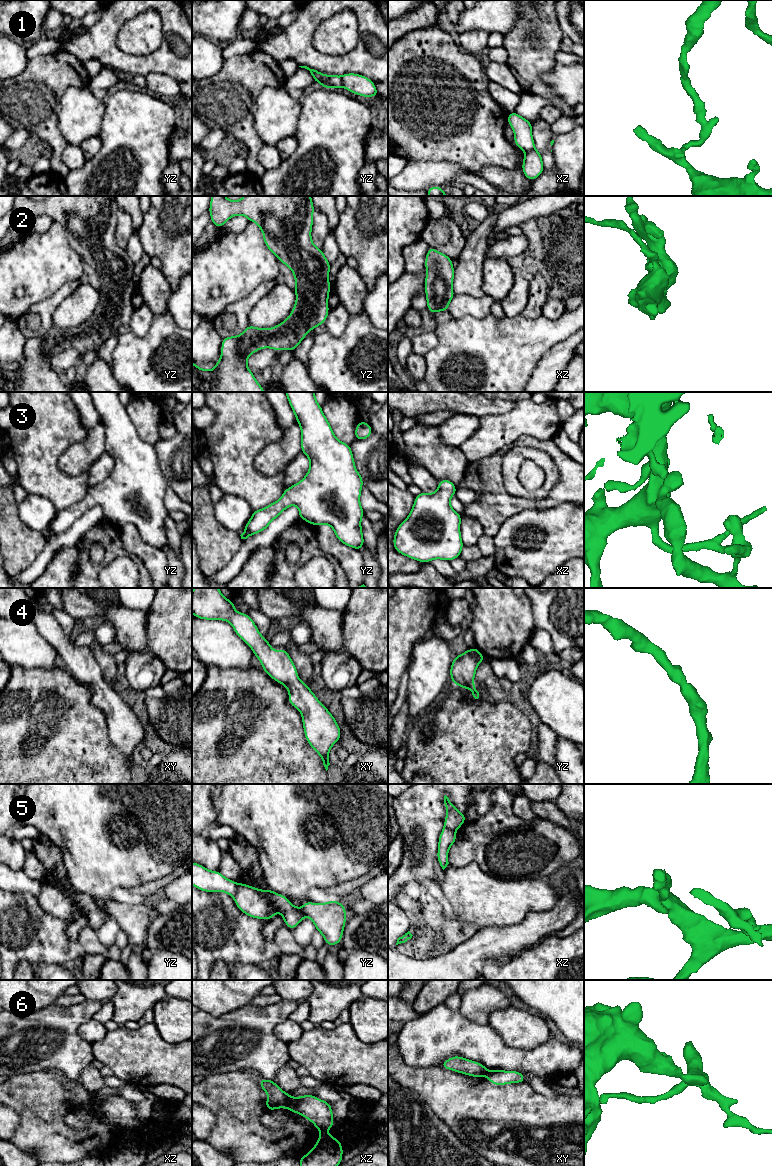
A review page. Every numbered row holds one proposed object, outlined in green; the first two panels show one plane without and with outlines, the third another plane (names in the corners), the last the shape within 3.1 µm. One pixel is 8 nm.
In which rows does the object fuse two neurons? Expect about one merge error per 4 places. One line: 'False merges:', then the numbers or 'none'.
False merges: 1, 5, 6

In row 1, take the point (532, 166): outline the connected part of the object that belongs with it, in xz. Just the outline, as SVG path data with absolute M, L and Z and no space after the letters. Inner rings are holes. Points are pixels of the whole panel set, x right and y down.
M535 148L525 152L522 163L522 171L525 177L531 181L534 181L543 173L544 165L542 161L542 154L539 153Z

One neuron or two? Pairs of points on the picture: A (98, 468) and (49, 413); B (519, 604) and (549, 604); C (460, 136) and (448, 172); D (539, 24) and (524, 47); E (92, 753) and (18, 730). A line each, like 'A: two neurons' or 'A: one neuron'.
A: two neurons
B: two neurons
C: two neurons
D: one neuron
E: one neuron

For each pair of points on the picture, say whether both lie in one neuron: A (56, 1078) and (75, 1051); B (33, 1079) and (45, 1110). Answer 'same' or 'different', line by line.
A: different
B: same

